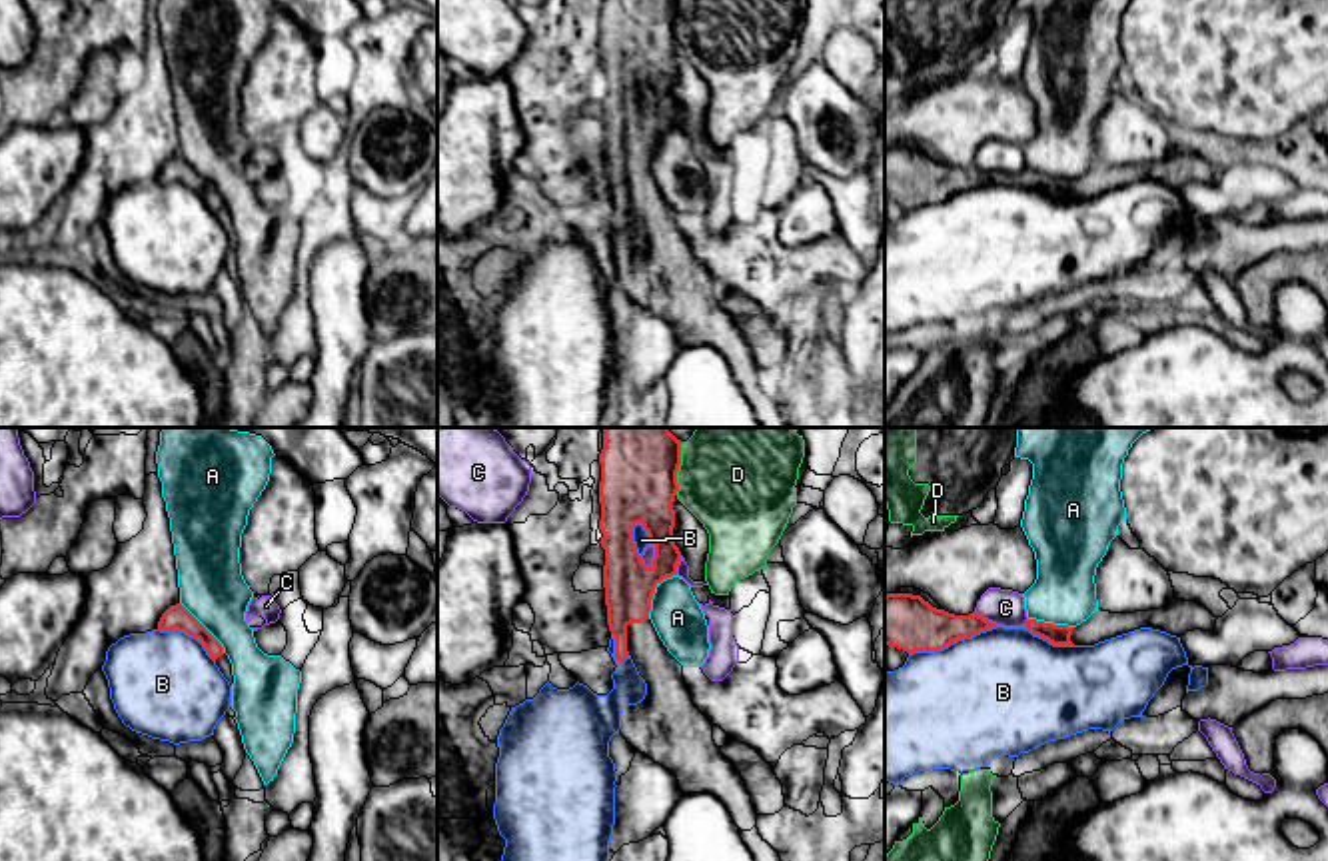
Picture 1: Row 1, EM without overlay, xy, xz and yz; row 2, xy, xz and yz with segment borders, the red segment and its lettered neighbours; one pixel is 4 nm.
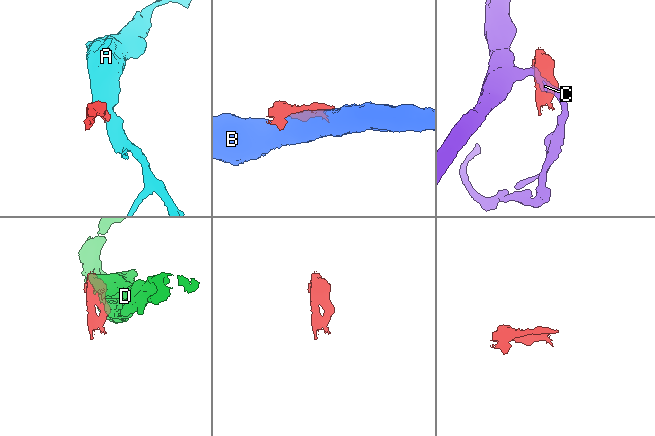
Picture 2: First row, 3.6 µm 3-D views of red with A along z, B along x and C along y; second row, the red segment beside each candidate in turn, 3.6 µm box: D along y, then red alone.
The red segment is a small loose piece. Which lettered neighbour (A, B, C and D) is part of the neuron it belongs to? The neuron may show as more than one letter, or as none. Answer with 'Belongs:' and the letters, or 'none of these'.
Belongs: none of these

